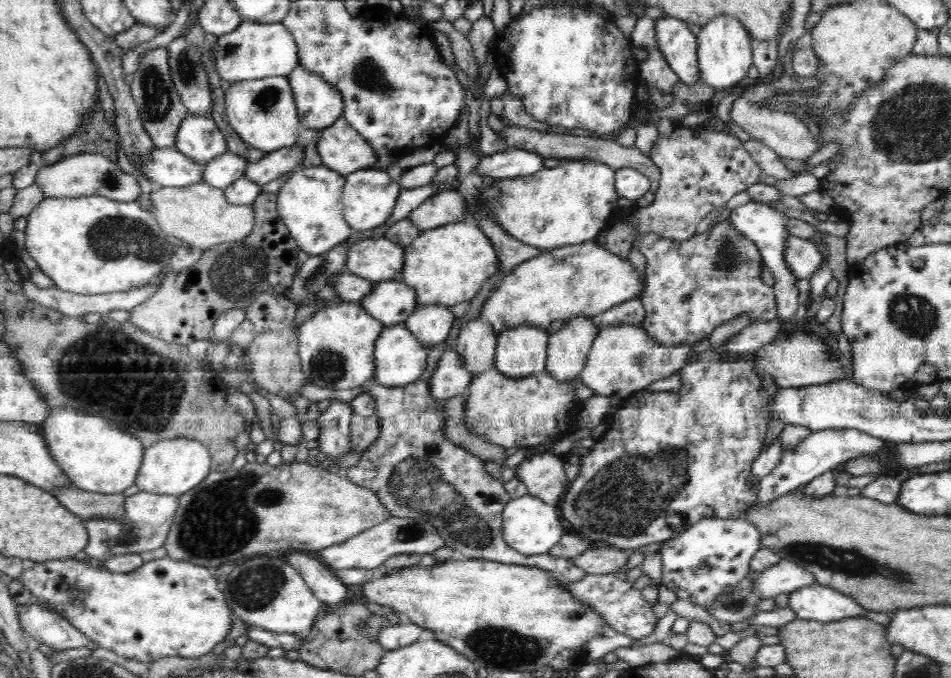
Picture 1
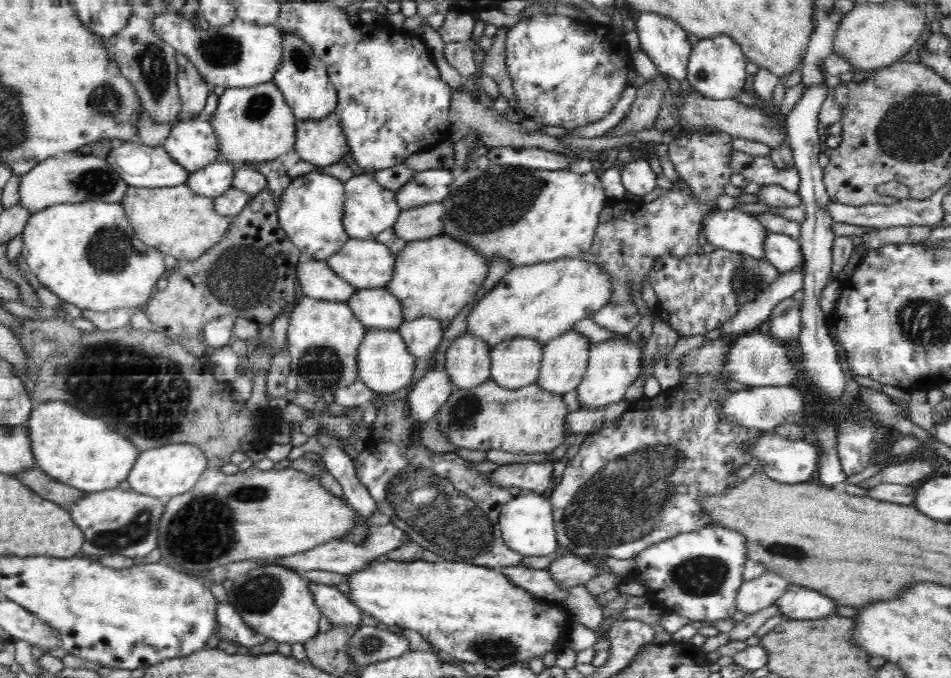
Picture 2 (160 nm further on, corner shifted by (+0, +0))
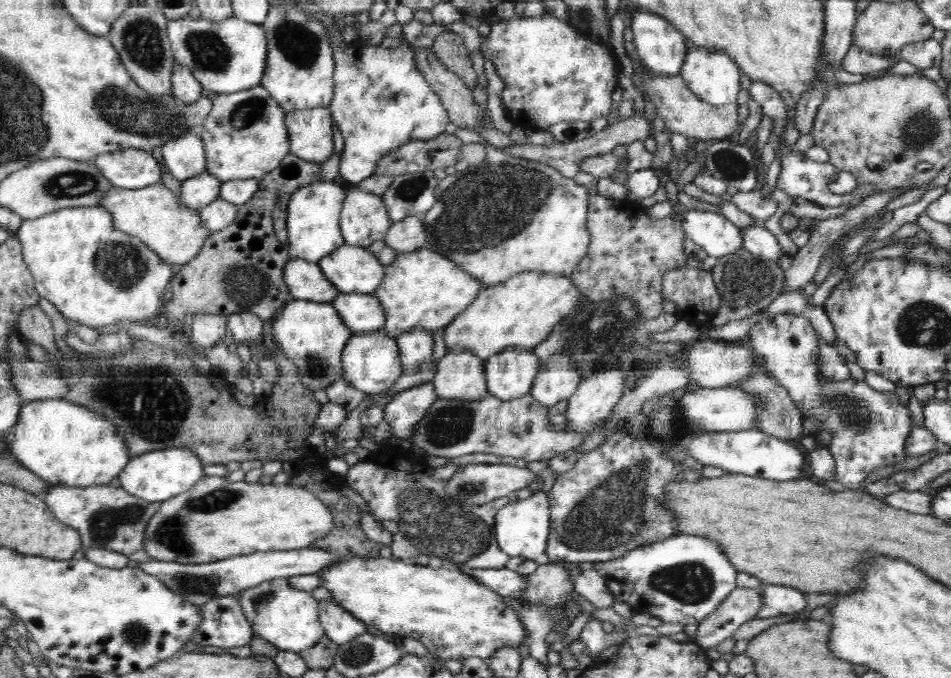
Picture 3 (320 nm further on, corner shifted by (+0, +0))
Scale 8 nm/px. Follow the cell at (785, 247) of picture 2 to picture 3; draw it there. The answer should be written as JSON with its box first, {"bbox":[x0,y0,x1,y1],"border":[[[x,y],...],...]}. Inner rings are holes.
{"bbox":[743,224,784,261],"border":[[[755,224],[743,230],[744,246],[743,249],[750,252],[760,260],[776,261],[780,256],[784,256],[776,236],[770,233],[764,224]]]}

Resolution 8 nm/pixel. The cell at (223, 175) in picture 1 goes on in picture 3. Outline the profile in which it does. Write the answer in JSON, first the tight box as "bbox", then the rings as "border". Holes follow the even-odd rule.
{"bbox":[181,172,222,208],"border":[[[202,172],[181,182],[181,200],[188,208],[204,208],[219,198],[222,182],[210,172]]]}

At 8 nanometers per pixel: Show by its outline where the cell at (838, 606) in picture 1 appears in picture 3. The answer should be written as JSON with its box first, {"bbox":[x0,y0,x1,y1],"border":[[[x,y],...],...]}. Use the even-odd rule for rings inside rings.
{"bbox":[756,585,806,618],"border":[[[782,585],[762,587],[762,606],[756,613],[757,618],[772,618],[781,614],[800,613],[806,608],[804,592]]]}

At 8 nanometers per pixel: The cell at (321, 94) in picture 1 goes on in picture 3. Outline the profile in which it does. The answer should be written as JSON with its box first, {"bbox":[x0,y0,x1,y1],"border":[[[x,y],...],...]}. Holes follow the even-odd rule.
{"bbox":[260,4,335,112],"border":[[[298,4],[290,6],[271,5],[267,18],[260,24],[267,36],[267,66],[260,85],[267,88],[269,95],[286,112],[303,111],[314,107],[328,107],[333,97],[335,87],[333,81],[334,59],[332,47],[328,44],[328,34],[316,20],[308,19],[308,14]]]}

